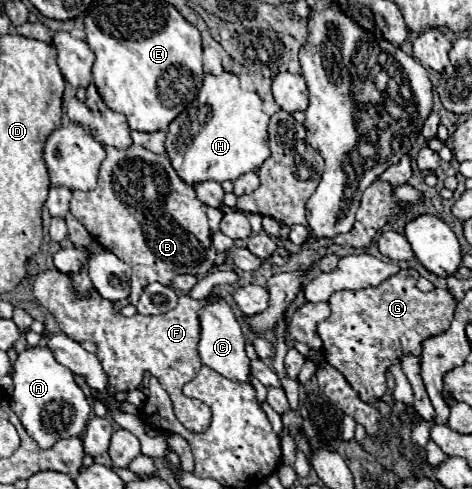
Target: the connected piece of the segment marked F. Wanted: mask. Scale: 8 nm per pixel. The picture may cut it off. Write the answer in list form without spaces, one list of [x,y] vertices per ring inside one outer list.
[[[44,271],[42,275],[36,277],[34,297],[44,309],[48,309],[48,313],[52,313],[62,333],[66,333],[74,341],[96,343],[98,347],[96,357],[100,359],[104,373],[108,375],[108,383],[112,383],[112,391],[116,393],[122,391],[122,385],[126,385],[128,389],[138,389],[144,373],[148,371],[168,391],[174,403],[174,413],[186,429],[196,433],[208,429],[212,411],[208,409],[206,403],[198,399],[188,399],[182,393],[182,387],[188,381],[192,381],[202,367],[202,361],[198,357],[198,341],[200,341],[198,311],[204,305],[208,305],[214,297],[192,299],[190,295],[182,295],[176,309],[164,315],[144,317],[136,313],[134,317],[124,317],[120,311],[114,309],[114,303],[100,297],[96,289],[92,289],[86,297],[76,295],[76,291],[72,289],[70,275],[64,275],[60,271]]]

